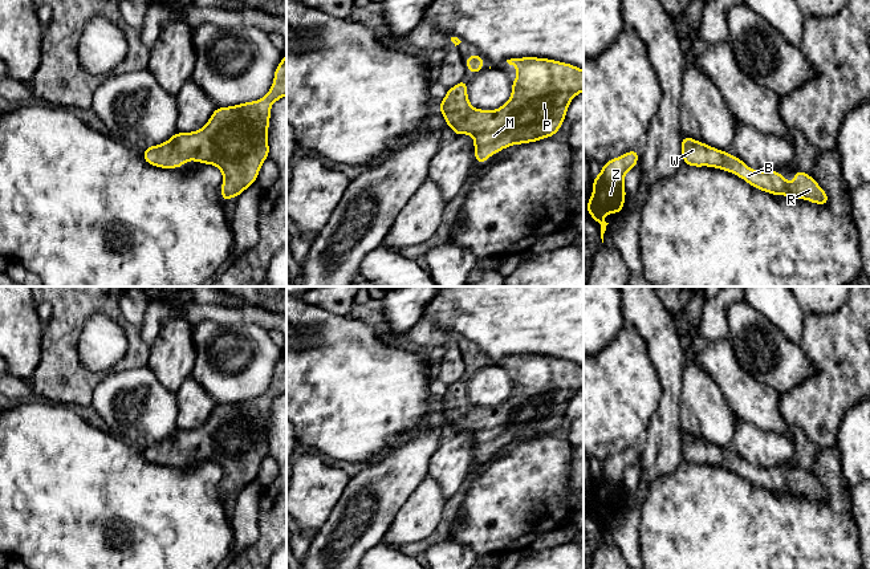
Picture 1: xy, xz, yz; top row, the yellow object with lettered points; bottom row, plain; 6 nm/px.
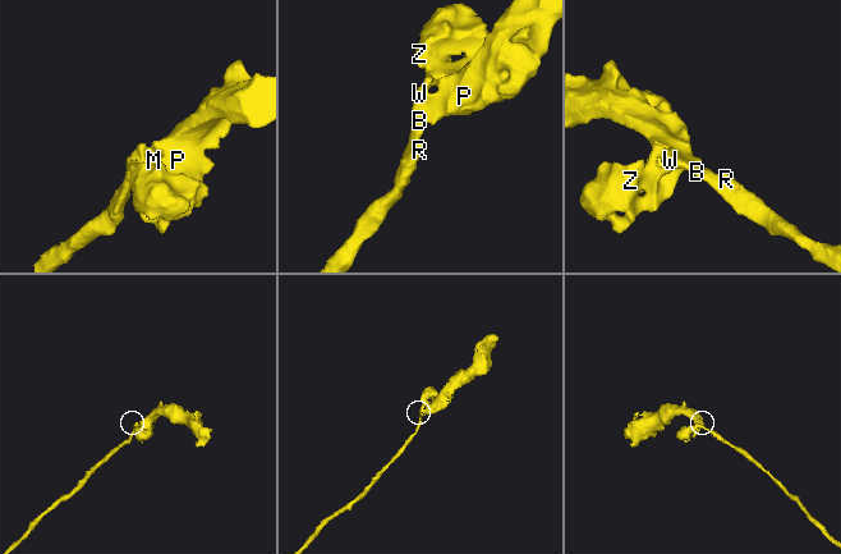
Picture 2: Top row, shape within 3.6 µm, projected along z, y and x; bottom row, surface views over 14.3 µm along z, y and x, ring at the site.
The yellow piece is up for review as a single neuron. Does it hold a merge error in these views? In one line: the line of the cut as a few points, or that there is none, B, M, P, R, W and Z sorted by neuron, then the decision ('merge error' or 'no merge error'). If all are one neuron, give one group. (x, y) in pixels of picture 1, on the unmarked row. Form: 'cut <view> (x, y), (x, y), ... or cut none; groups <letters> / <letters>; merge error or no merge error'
cut none; groups B M P R W Z; no merge error

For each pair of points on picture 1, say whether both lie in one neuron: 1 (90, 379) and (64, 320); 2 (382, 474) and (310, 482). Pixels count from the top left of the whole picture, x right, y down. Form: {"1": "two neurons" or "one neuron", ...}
{"1": "one neuron", "2": "two neurons"}

